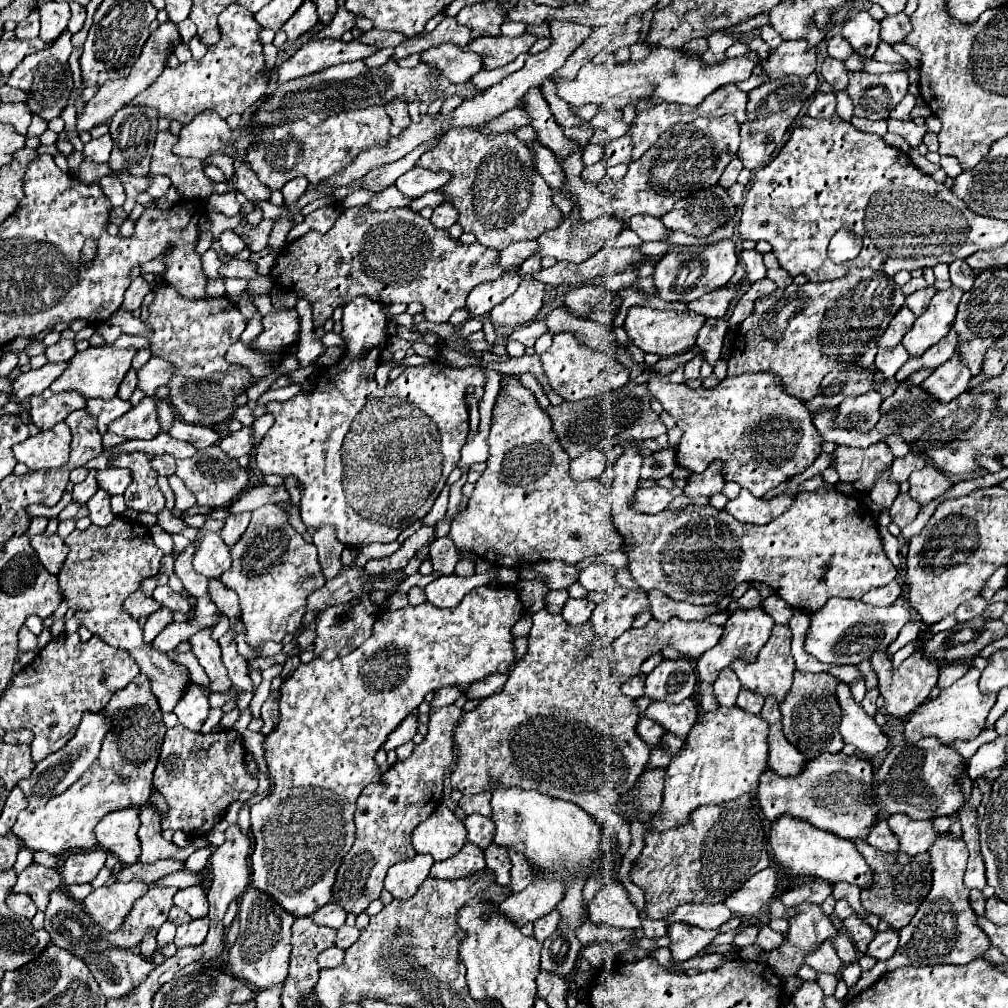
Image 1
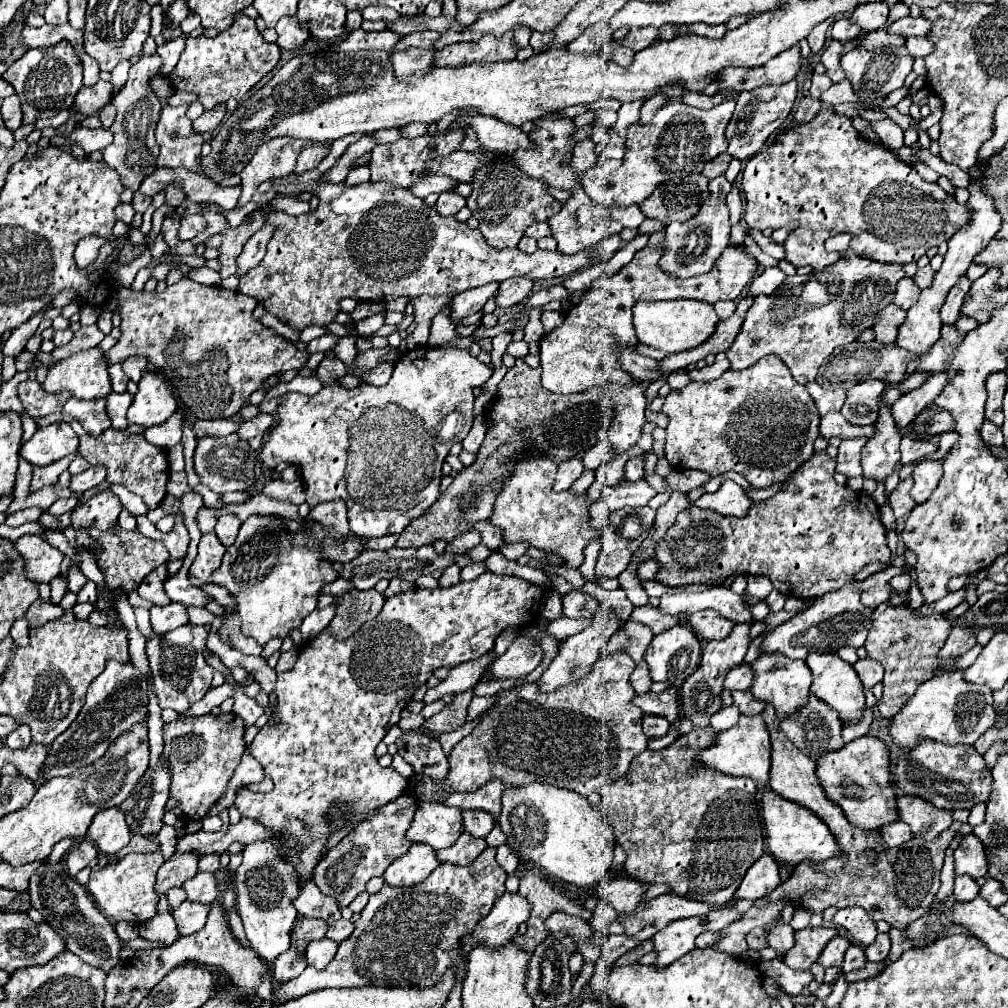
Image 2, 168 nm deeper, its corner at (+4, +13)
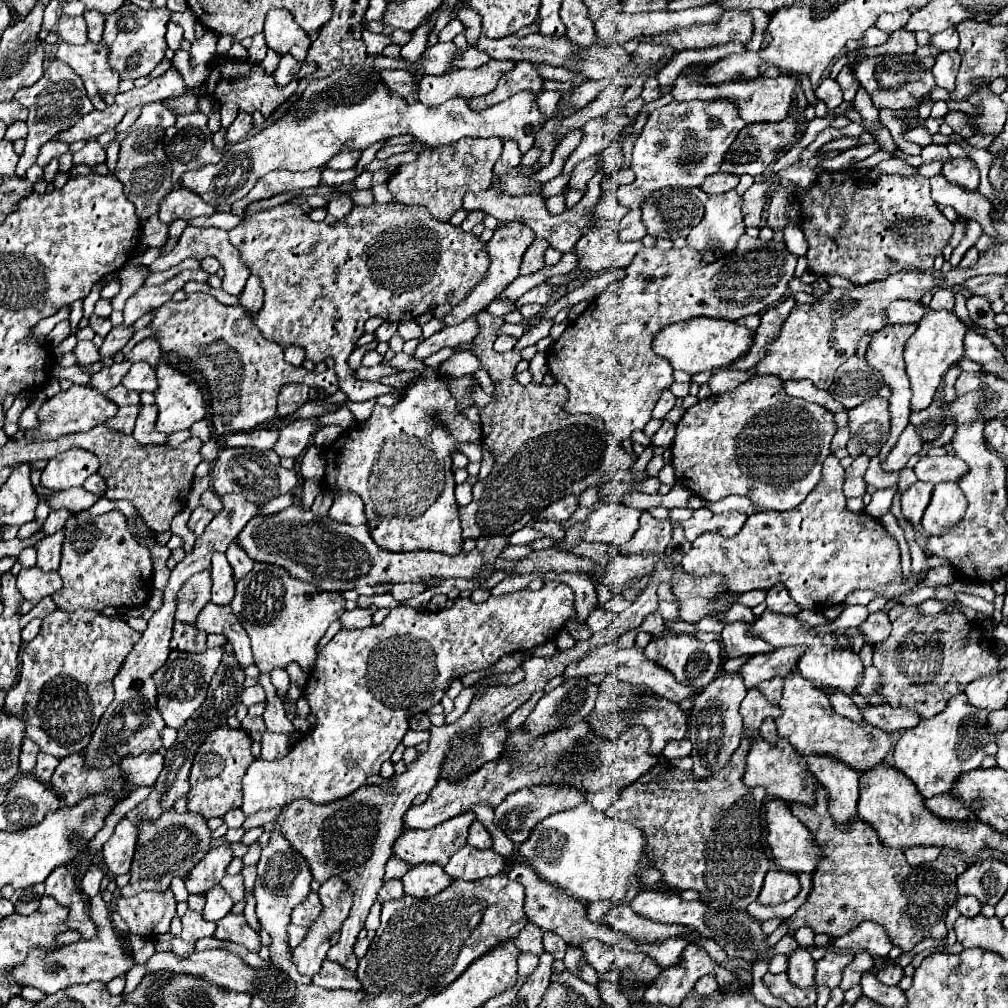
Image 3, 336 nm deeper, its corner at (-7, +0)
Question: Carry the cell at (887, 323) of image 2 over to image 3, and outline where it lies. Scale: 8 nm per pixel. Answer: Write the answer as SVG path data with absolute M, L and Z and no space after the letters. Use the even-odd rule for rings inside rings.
M905 324L905 326L883 326L879 332L873 334L869 346L867 346L867 354L865 354L865 362L881 372L883 376L883 382L889 386L891 390L891 396L889 396L889 414L891 414L891 434L889 434L889 440L885 442L885 446L881 448L881 454L879 454L879 460L885 460L885 454L889 454L889 450L895 446L897 438L901 436L901 432L907 428L907 422L909 422L909 414L911 414L911 408L909 408L909 402L911 402L911 390L909 390L909 378L905 374L905 362L903 362L903 350L905 350L905 344L909 340L909 336L917 330L917 324Z

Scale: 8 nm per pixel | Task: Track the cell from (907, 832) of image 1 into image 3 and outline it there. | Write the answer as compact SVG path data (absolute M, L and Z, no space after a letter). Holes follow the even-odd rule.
M941 794L937 798L929 798L929 800L925 800L925 806L941 818L965 820L969 816L969 808L965 804L961 804L953 794Z

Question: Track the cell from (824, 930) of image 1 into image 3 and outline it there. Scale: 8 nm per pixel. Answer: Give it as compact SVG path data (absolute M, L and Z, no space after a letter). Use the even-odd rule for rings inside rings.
M827 952L825 958L821 958L815 968L817 968L817 986L829 986L837 988L841 984L841 974L843 968L853 960L853 954L841 954L841 952Z

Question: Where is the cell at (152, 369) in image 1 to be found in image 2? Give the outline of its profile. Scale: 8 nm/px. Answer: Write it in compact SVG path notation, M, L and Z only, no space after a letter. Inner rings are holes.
M136 355L136 357L126 359L126 361L122 363L122 369L124 369L124 373L126 373L134 383L138 383L140 377L142 377L142 371L146 369L146 365L148 365L148 359Z

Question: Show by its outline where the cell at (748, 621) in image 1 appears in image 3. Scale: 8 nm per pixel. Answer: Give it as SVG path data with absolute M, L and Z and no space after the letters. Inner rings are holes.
M721 672L701 694L697 694L693 708L689 710L689 740L693 744L693 776L697 780L717 774L729 762L743 736L743 716L739 714L741 700L747 690L737 672Z

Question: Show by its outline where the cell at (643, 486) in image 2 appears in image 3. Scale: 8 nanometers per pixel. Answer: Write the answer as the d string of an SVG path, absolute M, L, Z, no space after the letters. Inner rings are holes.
M603 504L587 516L583 540L611 546L625 544L639 528L641 510L623 504Z

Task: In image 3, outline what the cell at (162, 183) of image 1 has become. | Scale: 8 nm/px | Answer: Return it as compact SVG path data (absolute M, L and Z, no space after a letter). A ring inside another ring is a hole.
M182 219L174 220L169 226L168 240L162 253L169 252L177 244L179 237L187 227L187 221Z

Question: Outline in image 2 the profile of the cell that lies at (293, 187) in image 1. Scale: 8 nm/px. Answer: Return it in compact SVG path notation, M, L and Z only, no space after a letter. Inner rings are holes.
M308 147L308 149L302 149L298 161L296 161L296 167L294 167L294 175L302 175L306 171L312 171L318 167L318 163L328 155L330 149L322 149L322 147Z

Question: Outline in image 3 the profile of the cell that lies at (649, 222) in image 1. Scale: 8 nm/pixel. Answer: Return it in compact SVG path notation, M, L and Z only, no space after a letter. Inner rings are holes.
M633 208L623 220L621 220L621 240L641 240L647 234L643 222L641 222L641 210Z

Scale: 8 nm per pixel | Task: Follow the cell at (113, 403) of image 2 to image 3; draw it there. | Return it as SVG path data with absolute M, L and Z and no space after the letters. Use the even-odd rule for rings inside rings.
M141 406L141 414L137 416L137 426L133 430L133 438L145 444L165 444L169 434L163 434L155 428L157 422L157 406Z

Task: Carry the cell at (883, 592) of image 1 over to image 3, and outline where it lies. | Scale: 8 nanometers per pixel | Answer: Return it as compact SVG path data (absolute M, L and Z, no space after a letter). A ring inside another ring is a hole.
M875 612L875 614L869 614L869 618L865 620L865 624L859 626L859 630L865 636L865 642L879 644L879 642L883 642L889 636L891 622L889 622L887 614Z

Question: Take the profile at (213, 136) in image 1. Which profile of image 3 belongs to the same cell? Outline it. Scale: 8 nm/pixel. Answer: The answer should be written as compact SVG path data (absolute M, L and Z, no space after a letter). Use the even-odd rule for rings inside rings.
M241 112L241 114L235 118L235 122L227 128L227 142L239 142L239 140L247 138L247 134L251 132L251 128L253 128L253 118L251 118L251 114Z

